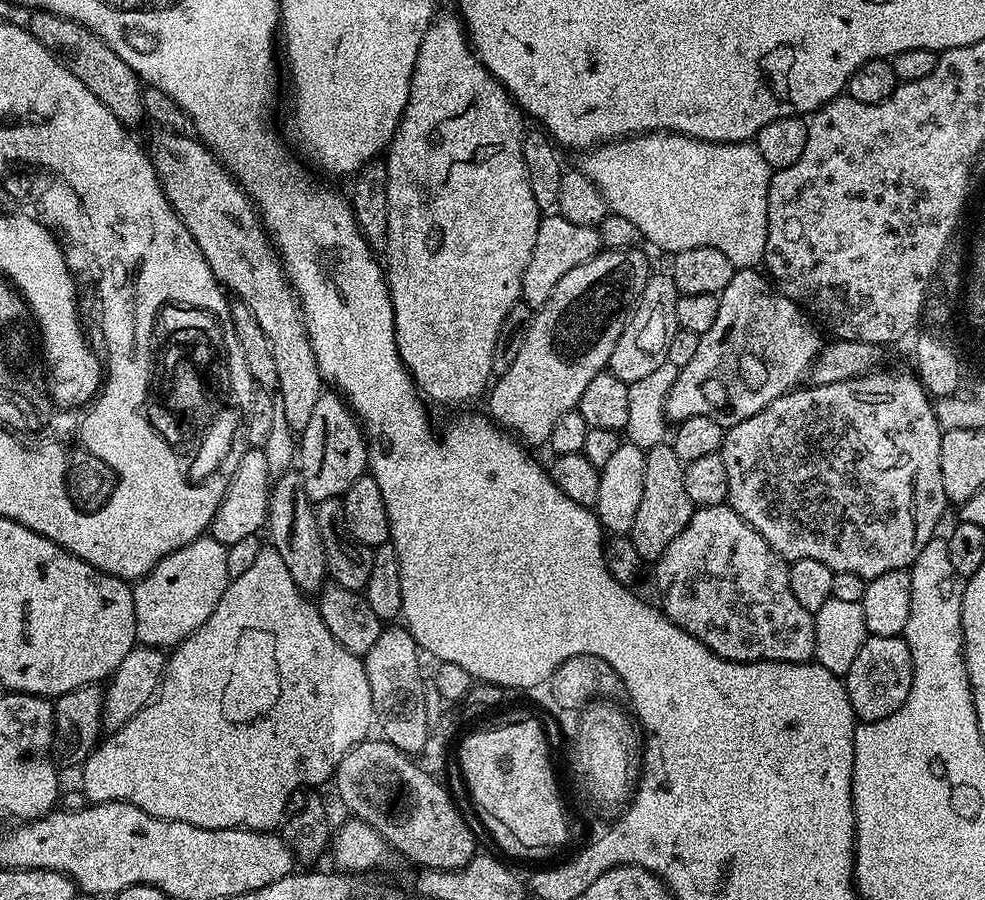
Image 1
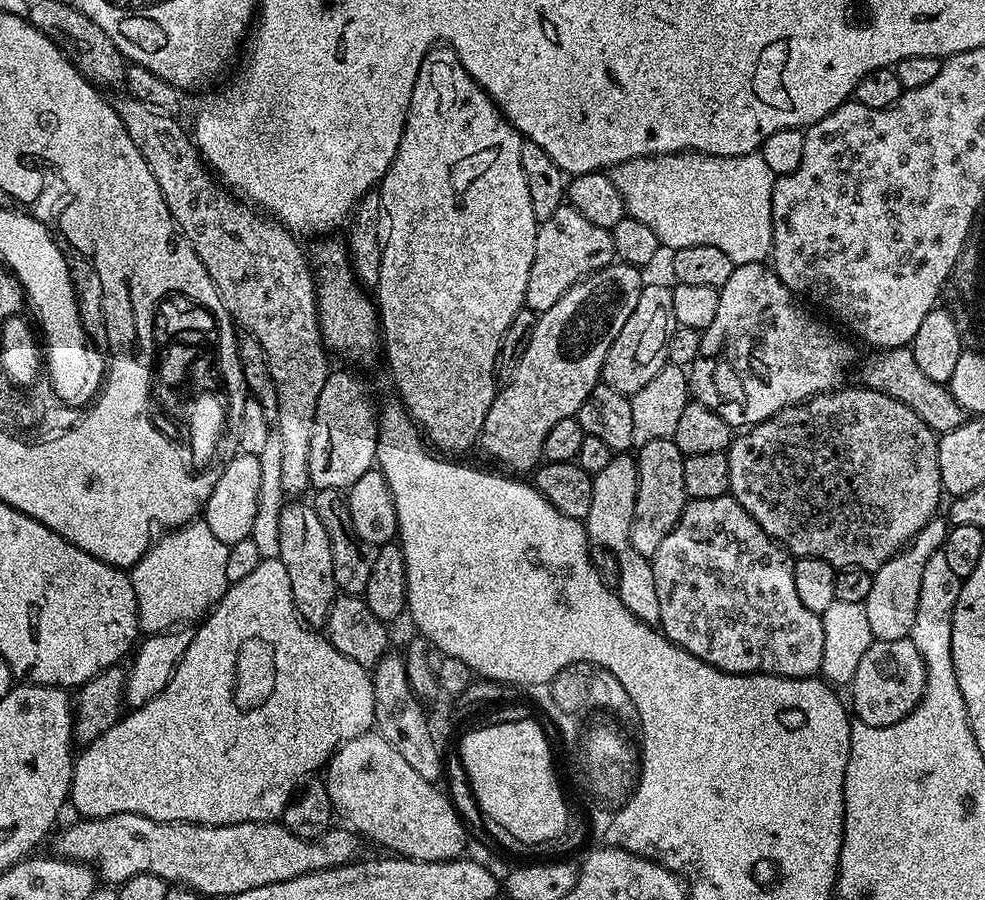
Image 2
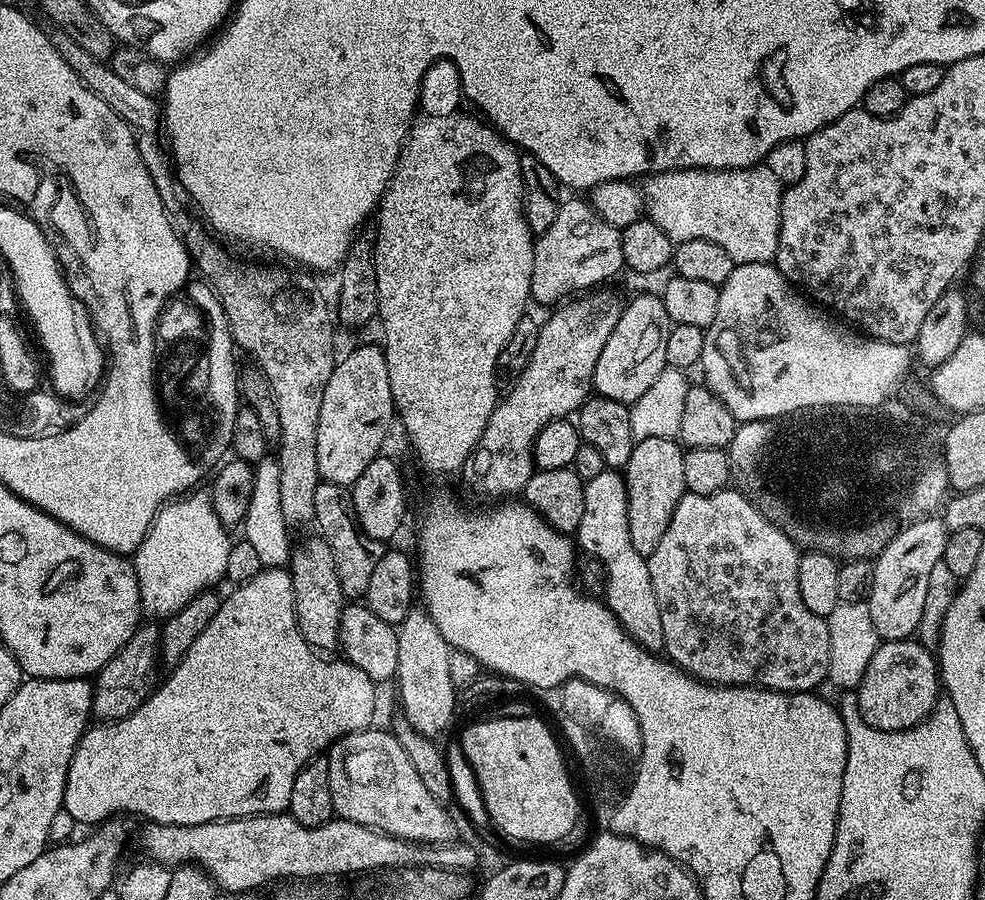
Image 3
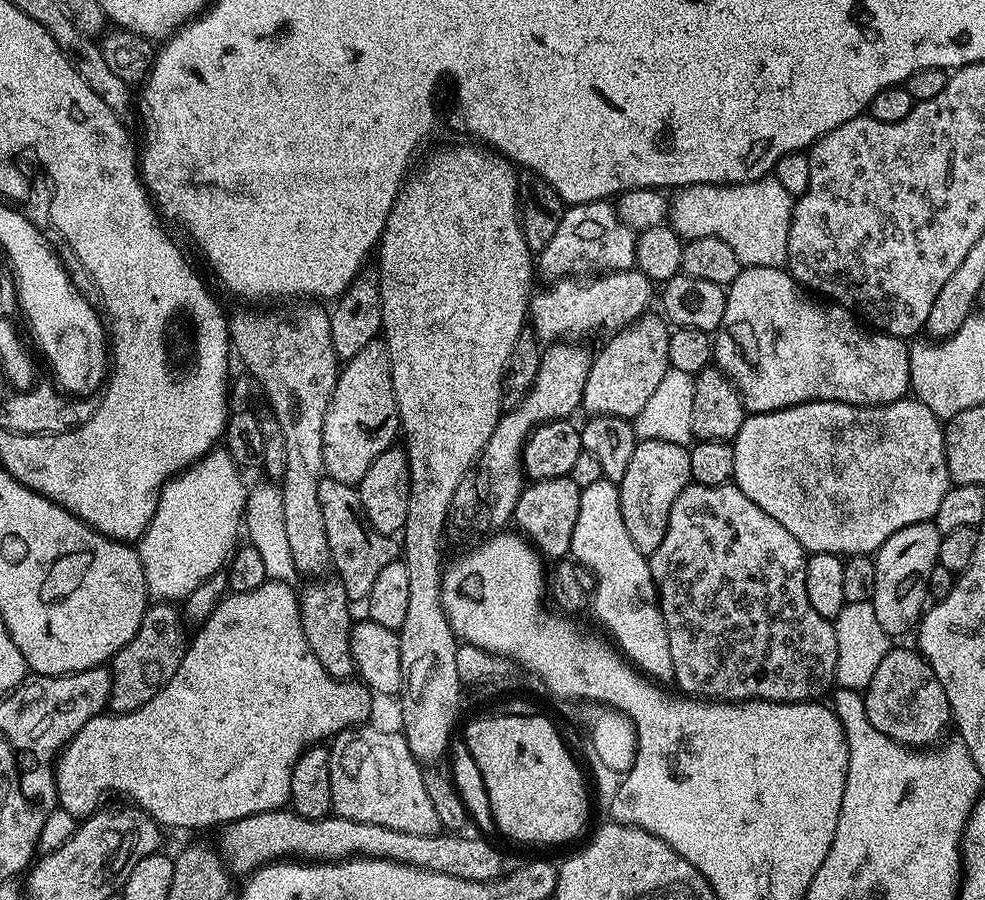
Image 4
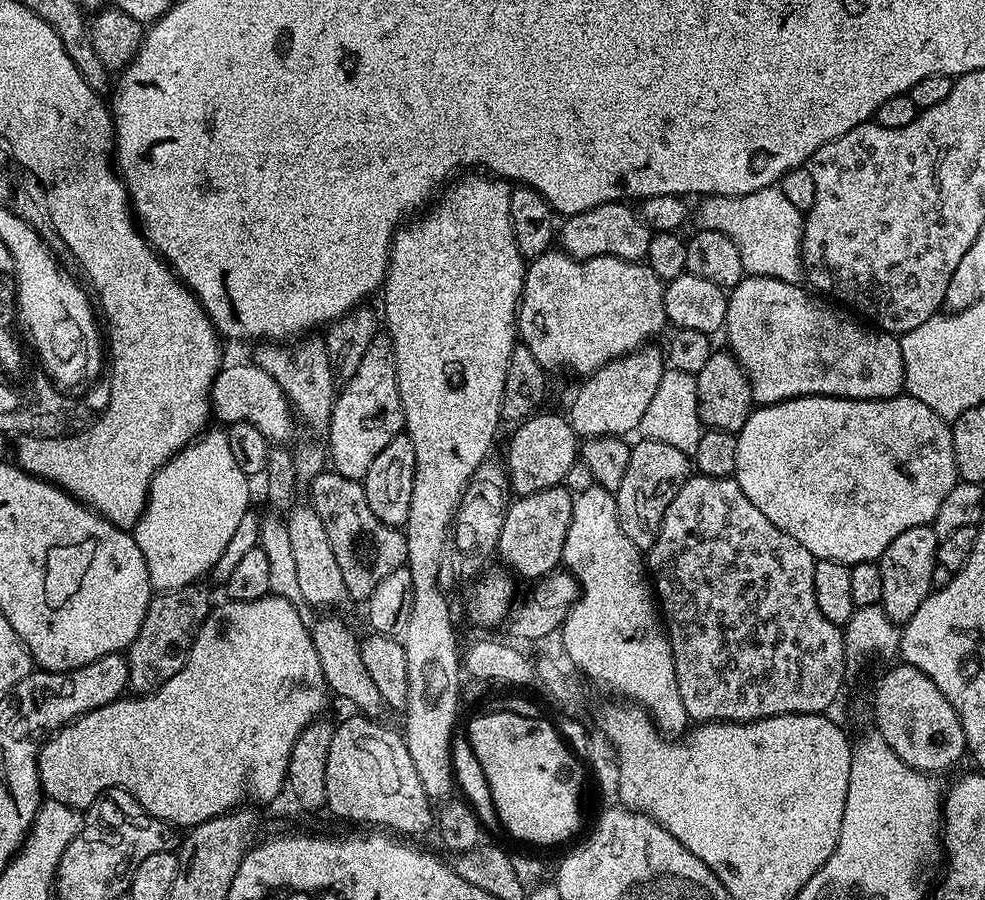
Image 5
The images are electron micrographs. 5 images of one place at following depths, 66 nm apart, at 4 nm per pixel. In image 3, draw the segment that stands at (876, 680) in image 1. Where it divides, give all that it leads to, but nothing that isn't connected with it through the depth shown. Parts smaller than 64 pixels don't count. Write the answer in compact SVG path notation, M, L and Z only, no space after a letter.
M919 639L885 640L874 650L860 687L855 689L860 717L872 728L897 732L921 724L935 710L942 696L938 660Z

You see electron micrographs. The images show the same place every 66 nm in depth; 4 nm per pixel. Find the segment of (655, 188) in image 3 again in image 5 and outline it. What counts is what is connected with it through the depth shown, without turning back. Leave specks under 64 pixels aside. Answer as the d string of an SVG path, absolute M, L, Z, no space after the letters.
M779 186L754 190L754 194L742 194L741 196L710 196L699 201L700 204L700 228L718 230L734 242L734 247L742 257L742 266L745 273L750 276L765 276L766 278L778 278L791 284L801 279L804 263L800 260L800 243L804 233L804 216L798 210L798 206L792 205L782 194Z

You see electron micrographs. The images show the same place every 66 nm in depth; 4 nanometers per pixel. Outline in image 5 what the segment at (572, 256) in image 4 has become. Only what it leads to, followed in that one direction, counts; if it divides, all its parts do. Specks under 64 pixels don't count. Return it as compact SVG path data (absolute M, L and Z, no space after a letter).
M624 202L603 204L594 210L567 217L558 228L558 244L576 260L589 260L595 256L621 256L624 260L643 261L654 232L635 207Z

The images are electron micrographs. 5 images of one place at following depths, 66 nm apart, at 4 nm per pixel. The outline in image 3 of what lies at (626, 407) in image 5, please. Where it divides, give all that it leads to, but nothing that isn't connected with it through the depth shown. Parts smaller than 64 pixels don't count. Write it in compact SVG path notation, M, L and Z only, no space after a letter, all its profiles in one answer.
M644 292L641 296L634 297L632 301L627 301L627 303L624 304L624 312L618 318L618 326L614 326L614 330L610 334L610 338L606 338L606 346L602 346L602 354L598 354L598 366L594 366L594 374L592 375L592 387L595 395L614 398L614 402L622 402L629 406L638 398L642 398L642 394L646 394L646 389L652 385L654 378L658 378L658 374L662 374L662 370L668 367L668 363L666 362L666 338L670 338L672 325L673 322L670 318L670 314L666 314L663 295L656 294L656 296L651 296L650 293Z

